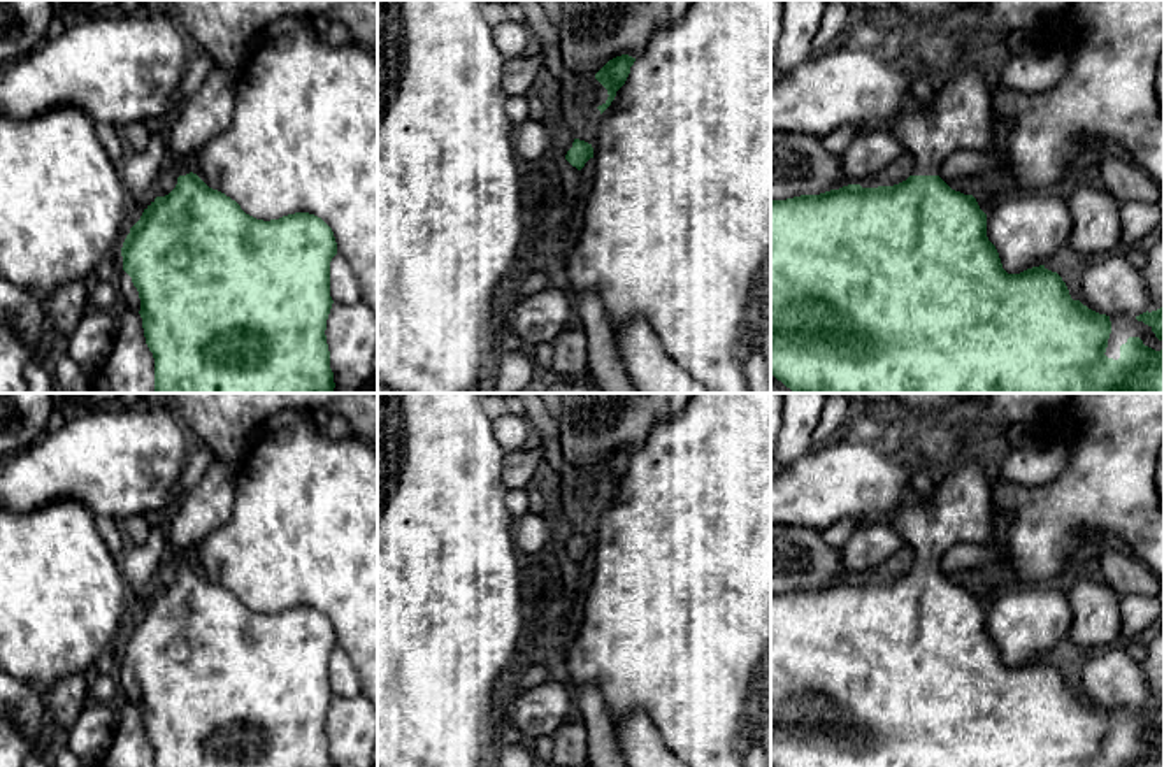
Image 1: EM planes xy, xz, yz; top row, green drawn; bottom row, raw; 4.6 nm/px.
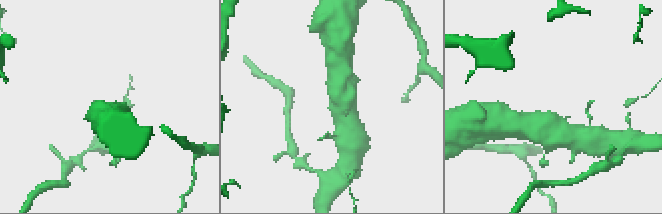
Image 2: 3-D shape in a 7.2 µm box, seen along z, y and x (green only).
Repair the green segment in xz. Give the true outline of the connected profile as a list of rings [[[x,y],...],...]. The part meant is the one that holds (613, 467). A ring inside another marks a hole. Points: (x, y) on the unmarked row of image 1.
[[[629,448],[616,449],[609,453],[597,467],[595,472],[607,483],[607,493],[599,498],[597,502],[600,507],[611,498],[616,490],[616,484],[625,477],[630,460],[634,458],[636,451]]]

